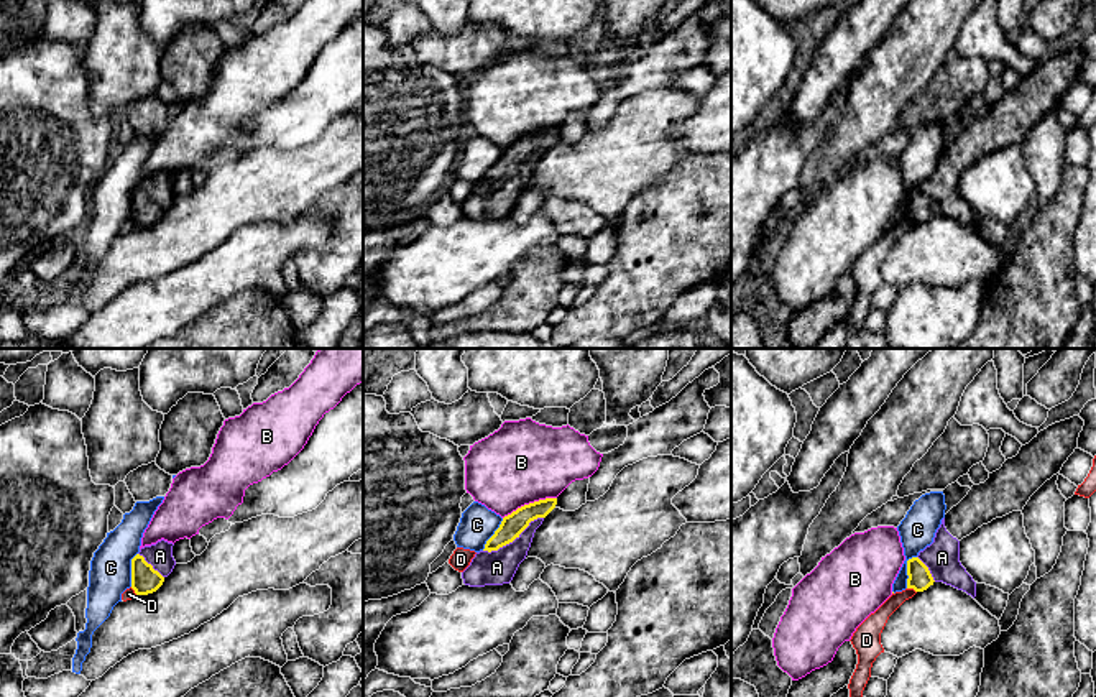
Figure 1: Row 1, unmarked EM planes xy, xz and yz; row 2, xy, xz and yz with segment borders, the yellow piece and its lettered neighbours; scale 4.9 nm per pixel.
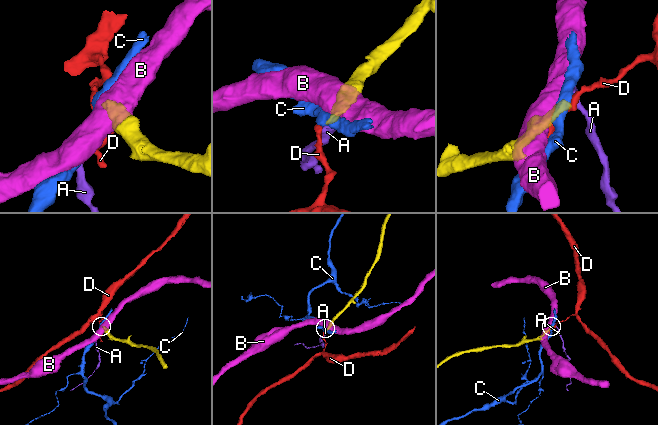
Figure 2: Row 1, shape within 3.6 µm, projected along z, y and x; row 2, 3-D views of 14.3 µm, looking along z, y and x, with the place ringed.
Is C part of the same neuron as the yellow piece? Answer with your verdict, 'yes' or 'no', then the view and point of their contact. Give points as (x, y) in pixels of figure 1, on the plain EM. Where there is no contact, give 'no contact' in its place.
no | yz (907, 203)

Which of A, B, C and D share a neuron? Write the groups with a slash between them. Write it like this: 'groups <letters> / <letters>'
groups A / B / C / D

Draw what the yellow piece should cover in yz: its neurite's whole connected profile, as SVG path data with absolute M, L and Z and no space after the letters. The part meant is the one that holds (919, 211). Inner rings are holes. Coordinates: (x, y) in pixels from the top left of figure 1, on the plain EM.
M1080 48L1048 58L1022 77L1015 89L989 105L984 115L973 117L945 146L933 174L907 192L907 220L923 224L943 214L974 230L976 214L960 194L960 173L996 150L1022 143L1030 128L1060 105L1078 79L1083 58Z

